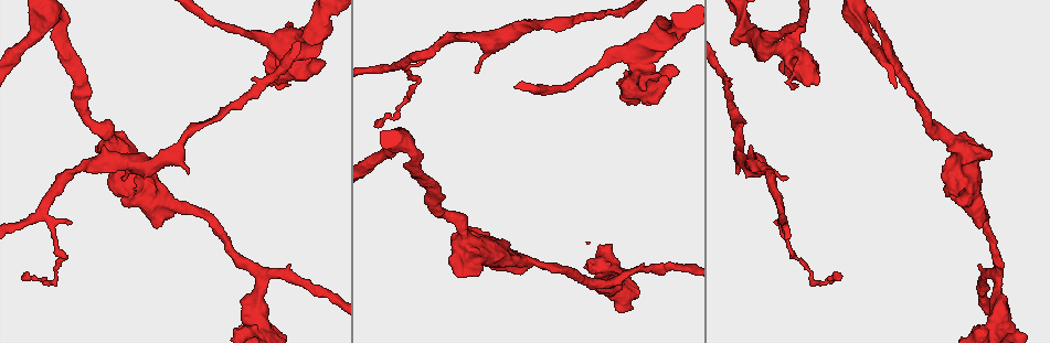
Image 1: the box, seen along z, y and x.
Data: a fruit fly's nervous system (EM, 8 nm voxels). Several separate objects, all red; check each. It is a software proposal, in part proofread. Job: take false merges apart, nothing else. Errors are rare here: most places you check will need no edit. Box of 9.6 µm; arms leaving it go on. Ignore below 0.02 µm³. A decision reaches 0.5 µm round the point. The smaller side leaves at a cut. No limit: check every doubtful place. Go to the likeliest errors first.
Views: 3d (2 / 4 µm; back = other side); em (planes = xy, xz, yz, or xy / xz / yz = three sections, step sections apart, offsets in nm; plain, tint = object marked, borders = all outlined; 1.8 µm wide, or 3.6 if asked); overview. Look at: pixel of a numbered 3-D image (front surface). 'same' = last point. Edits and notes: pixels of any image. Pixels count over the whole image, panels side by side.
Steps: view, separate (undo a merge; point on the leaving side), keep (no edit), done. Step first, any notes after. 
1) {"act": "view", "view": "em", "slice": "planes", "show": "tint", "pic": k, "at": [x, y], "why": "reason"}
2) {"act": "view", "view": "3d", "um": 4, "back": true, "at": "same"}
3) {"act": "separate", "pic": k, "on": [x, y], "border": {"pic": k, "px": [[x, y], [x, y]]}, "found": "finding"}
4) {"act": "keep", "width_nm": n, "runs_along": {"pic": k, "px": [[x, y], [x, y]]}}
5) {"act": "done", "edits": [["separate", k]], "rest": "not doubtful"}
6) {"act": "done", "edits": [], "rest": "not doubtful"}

{"act": "view", "view": "em", "um": 3.6, "slice": "yz", "step": 16, "show": "tint", "pic": 1, "at": [767, 39], "why": "sudden change in width"}

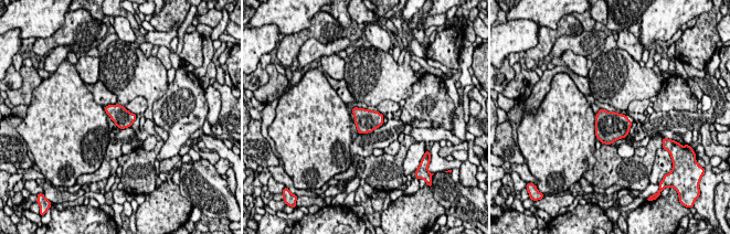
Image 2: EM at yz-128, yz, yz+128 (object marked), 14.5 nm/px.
{"act": "view", "view": "em", "um": 3.6, "slice": "xy", "step": 8, "show": "tint", "at": "same"}

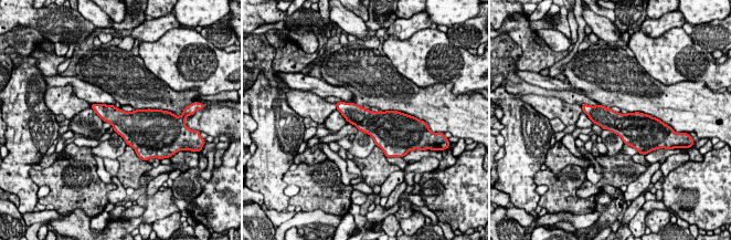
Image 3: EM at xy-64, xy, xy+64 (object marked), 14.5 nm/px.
{"act": "keep", "width_nm": 320, "found": "one neuron here"}

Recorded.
{"act": "view", "view": "em", "slice": "xy", "step": 4, "show": "tint", "pic": 1, "at": [306, 38], "why": "calibre changes"}

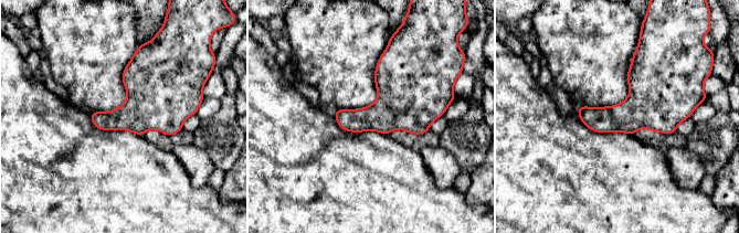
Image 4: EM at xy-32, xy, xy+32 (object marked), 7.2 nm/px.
{"act": "view", "view": "em", "slice": "planes", "show": "tint", "at": "same"}

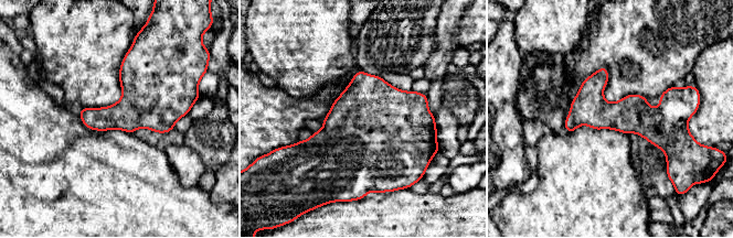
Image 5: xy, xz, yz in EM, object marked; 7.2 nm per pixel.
{"act": "keep", "width_nm": 280, "found": "all the same neuron"}

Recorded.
{"act": "view", "view": "em", "um": 3.6, "slice": "planes", "show": "borders", "pic": 1, "at": [288, 69], "why": "three arms meet"}

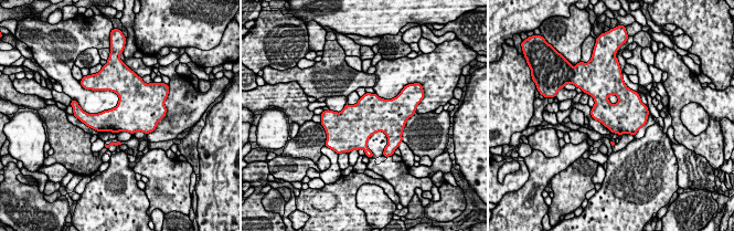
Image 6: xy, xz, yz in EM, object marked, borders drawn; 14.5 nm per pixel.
{"act": "keep", "width_nm": 440, "found": "all the same neuron"}

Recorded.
{"act": "done", "edits": [], "rest": "not doubtful"}

